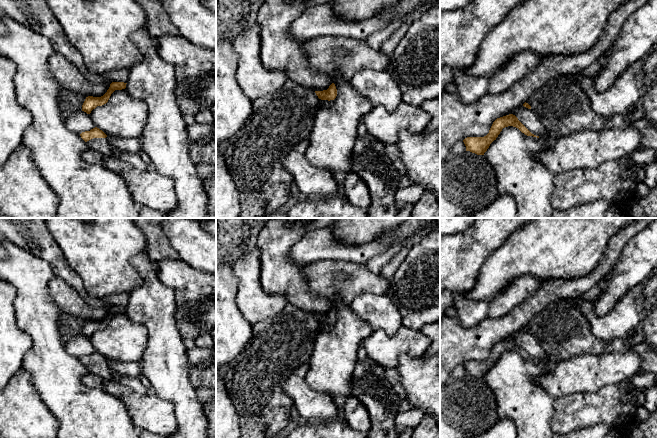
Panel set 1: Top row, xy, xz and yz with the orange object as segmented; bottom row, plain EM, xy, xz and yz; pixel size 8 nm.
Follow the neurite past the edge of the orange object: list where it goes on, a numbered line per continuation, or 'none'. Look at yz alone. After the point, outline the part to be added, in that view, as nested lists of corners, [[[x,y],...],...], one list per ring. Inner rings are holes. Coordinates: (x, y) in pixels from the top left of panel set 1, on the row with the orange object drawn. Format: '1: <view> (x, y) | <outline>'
none

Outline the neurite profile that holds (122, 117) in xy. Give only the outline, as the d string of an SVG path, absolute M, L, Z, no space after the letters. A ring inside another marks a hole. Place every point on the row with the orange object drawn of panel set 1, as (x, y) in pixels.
M125 89L115 90L108 102L89 114L95 126L107 137L139 138L147 119L147 107L134 100Z

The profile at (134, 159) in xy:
M121 151L119 158L132 165L134 168L137 169L146 168L146 165L142 158L140 157L139 153Z

